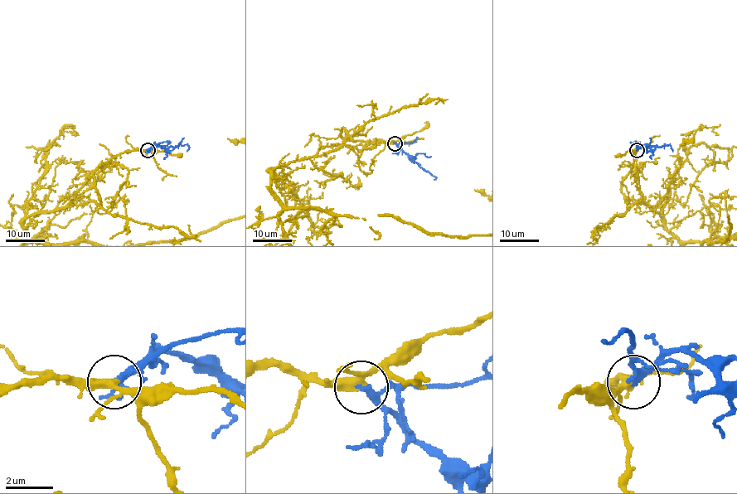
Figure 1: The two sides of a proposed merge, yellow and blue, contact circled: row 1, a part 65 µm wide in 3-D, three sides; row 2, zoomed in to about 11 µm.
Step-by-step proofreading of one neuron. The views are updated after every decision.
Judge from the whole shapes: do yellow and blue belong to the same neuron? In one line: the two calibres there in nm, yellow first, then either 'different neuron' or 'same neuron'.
calibres 240 and 240 nm; same neuron

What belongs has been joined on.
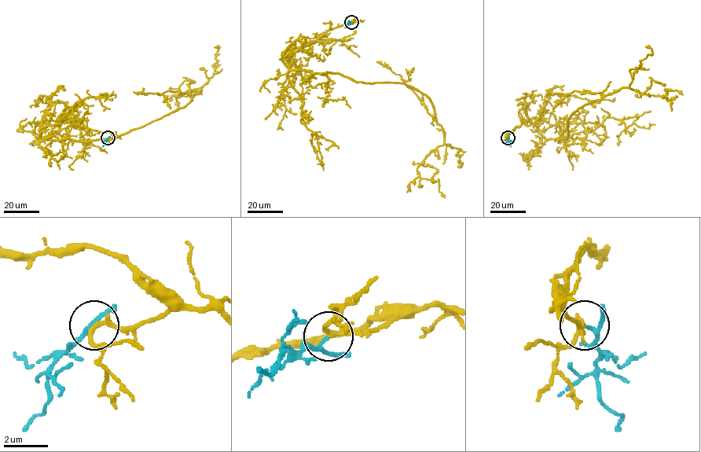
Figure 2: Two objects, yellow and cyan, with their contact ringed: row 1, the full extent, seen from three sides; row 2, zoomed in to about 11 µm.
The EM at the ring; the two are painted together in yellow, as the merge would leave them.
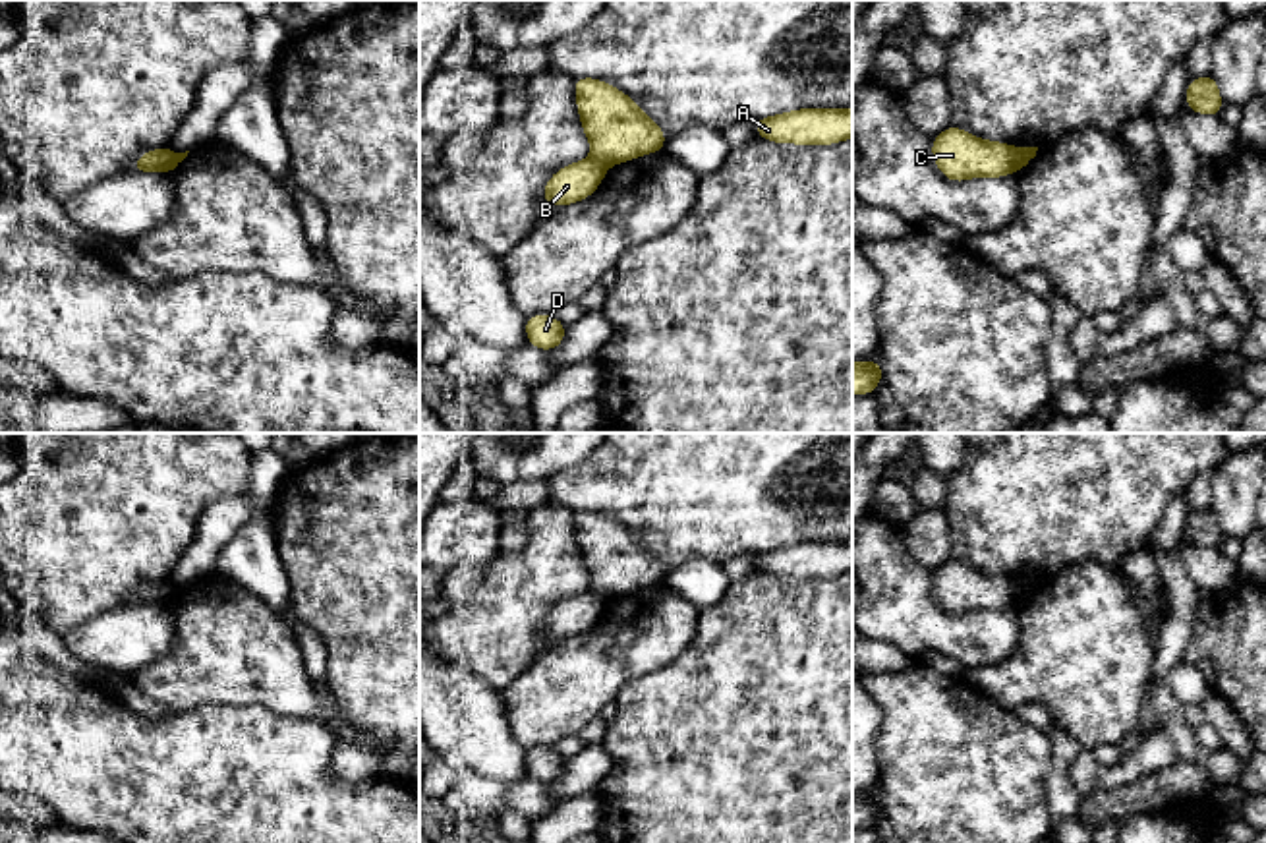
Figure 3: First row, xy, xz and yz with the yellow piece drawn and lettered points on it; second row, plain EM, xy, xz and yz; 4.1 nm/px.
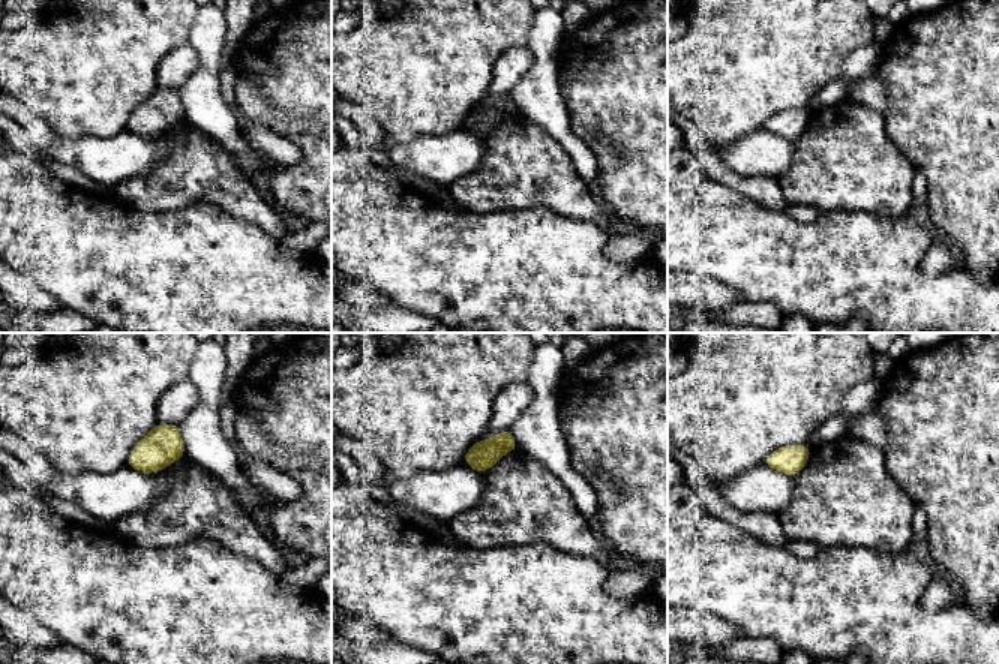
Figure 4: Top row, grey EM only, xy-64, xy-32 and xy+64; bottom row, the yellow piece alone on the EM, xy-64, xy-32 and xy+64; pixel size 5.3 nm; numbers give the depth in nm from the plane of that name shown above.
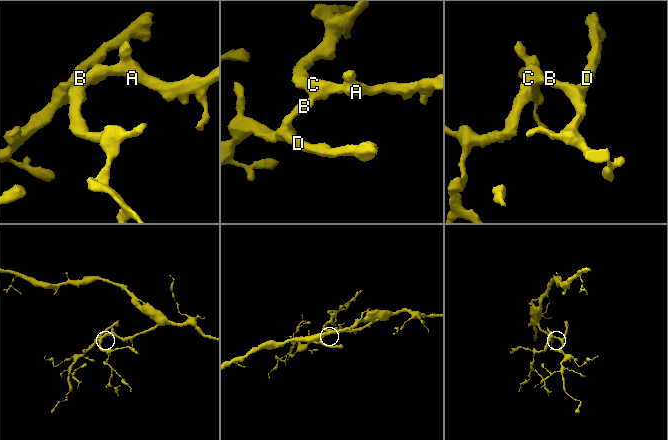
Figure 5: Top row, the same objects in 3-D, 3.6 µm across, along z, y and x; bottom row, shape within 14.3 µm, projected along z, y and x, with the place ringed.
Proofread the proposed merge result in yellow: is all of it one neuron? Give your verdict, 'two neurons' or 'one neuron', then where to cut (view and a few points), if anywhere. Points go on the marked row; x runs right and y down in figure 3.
two neurons | xy (169, 149), (165, 171)

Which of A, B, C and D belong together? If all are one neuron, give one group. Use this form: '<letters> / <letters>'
A C / B D

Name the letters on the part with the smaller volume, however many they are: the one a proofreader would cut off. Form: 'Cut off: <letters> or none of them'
Cut off: B, D

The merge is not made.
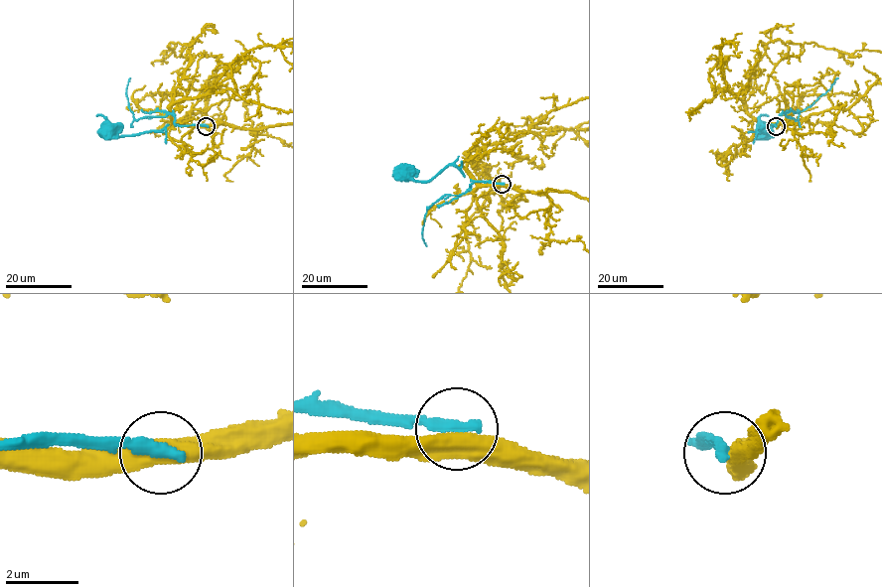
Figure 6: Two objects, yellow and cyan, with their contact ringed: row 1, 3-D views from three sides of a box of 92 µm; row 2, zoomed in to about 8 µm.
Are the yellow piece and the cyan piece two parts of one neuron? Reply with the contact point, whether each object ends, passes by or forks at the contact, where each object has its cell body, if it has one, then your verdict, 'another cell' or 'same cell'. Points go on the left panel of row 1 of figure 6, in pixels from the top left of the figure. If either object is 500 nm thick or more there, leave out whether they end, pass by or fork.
place (206, 126); soma yellow none; soma cyan (107, 131); another cell

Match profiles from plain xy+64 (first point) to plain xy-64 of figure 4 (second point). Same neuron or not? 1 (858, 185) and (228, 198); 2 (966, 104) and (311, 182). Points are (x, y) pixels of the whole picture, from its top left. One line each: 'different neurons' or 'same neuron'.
1: same neuron
2: same neuron

